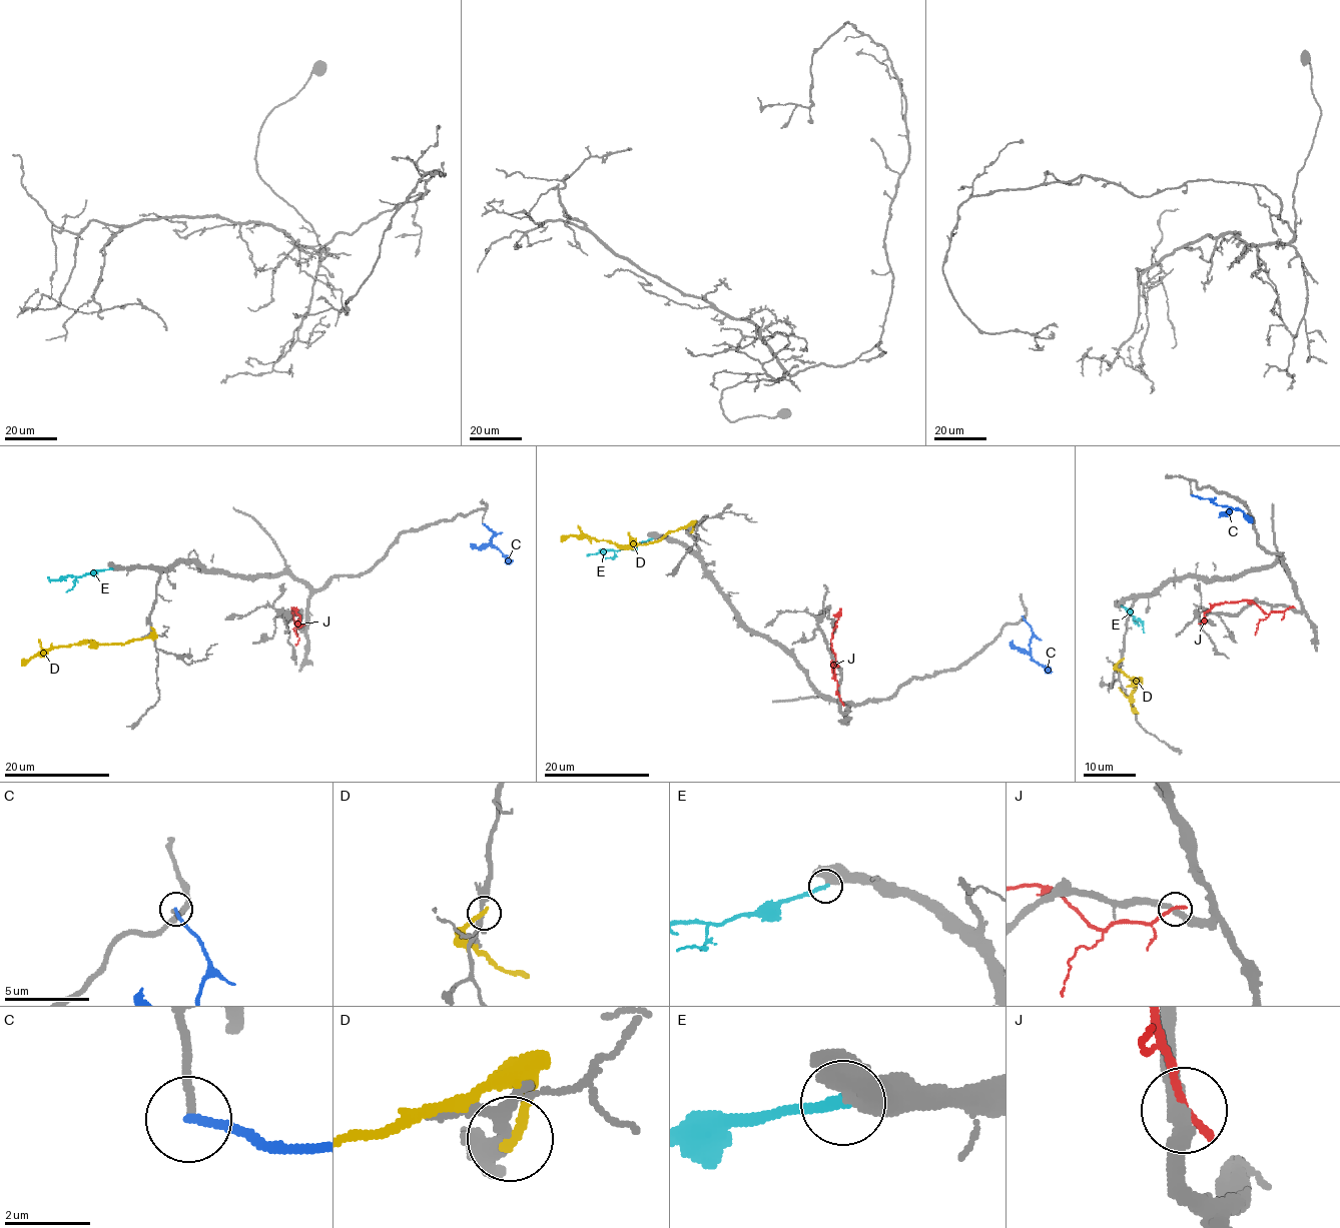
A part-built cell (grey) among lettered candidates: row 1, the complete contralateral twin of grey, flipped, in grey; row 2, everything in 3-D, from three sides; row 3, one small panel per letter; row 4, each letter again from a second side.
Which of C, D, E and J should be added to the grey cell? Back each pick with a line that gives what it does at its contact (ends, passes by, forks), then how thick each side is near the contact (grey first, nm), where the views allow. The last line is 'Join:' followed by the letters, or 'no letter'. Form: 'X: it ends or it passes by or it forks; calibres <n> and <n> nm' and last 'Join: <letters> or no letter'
E: it ends; calibres 440 and 240 nm
Join: E

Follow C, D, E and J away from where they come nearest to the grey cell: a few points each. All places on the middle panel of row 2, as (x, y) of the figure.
C: (1023, 616), (1032, 632), (1030, 655), (1052, 672)
D: (691, 530), (692, 524), (668, 530), (653, 541), (617, 546), (605, 540), (568, 535), (561, 541)
E: (651, 538), (618, 550), (601, 550), (587, 555)
J: (841, 702), (833, 667), (835, 654), (830, 642), (841, 608)

